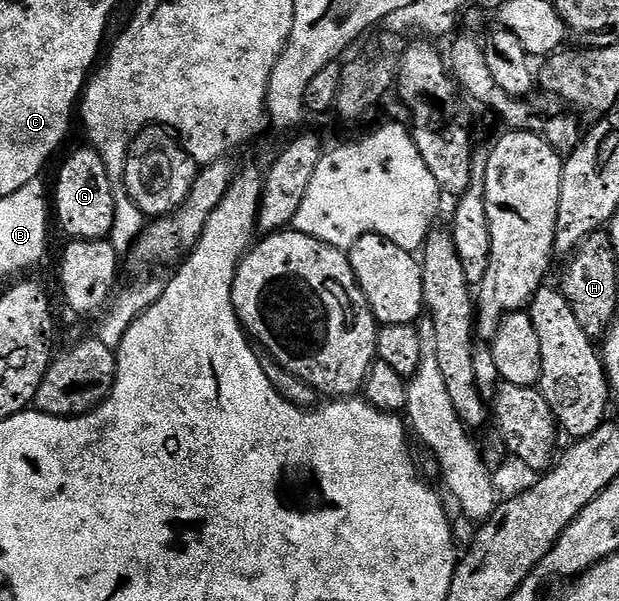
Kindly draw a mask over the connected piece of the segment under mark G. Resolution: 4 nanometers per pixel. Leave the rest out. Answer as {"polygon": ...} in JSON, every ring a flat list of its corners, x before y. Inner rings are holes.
{"polygon":[[90,147,79,149,59,169,59,178,53,185,53,217,68,234,77,241,102,241,110,238,115,213,115,188,109,179,109,171,99,152]]}

